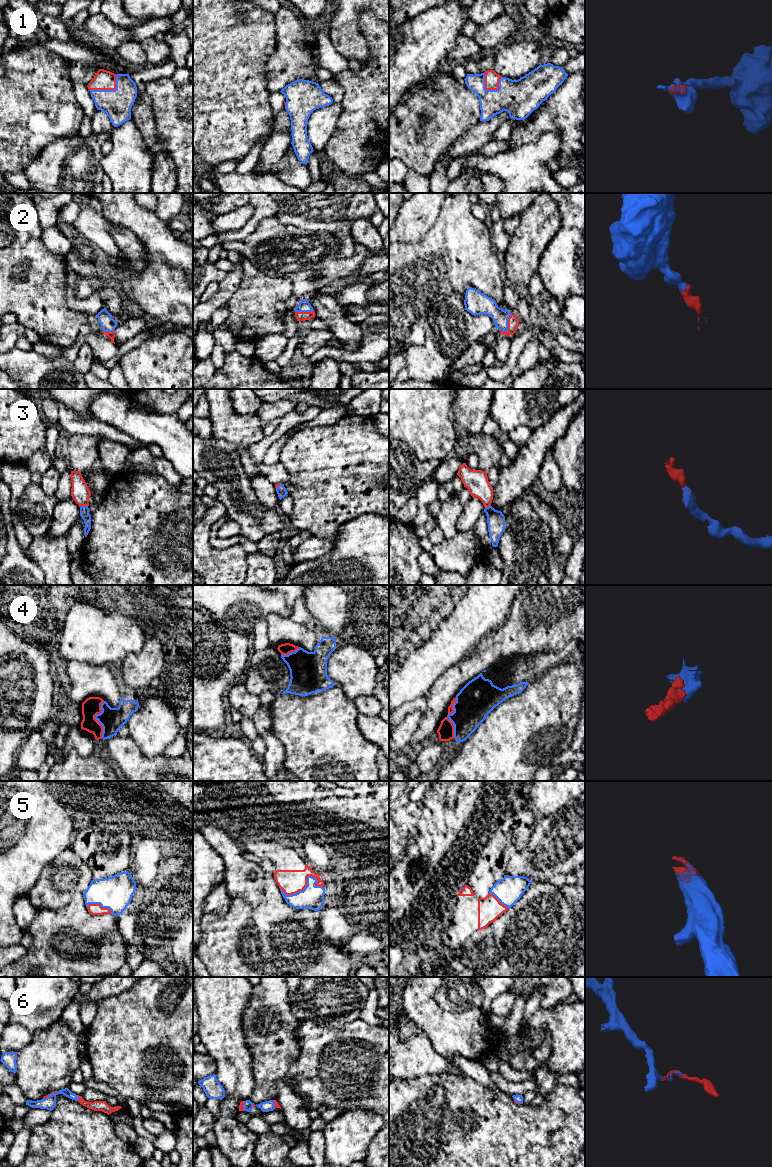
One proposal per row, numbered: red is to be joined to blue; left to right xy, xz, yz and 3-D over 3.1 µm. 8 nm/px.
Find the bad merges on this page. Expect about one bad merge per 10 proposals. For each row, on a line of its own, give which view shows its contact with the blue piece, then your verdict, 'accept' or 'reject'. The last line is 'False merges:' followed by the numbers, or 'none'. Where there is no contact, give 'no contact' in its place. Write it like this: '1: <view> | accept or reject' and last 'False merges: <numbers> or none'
1: yz | accept
2: yz | accept
3: xy | accept
4: xy | accept
5: xz | accept
6: xy | accept
False merges: none

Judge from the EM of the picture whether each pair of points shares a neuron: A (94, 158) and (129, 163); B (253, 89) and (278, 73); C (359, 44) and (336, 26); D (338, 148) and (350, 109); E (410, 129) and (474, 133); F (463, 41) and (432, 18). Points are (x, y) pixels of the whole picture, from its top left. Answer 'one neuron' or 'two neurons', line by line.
A: two neurons
B: two neurons
C: one neuron
D: one neuron
E: two neurons
F: two neurons

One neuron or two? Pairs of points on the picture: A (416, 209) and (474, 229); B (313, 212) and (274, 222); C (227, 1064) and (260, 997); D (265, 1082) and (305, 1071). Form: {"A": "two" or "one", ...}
{"A": "two", "B": "two", "C": "two", "D": "two"}

